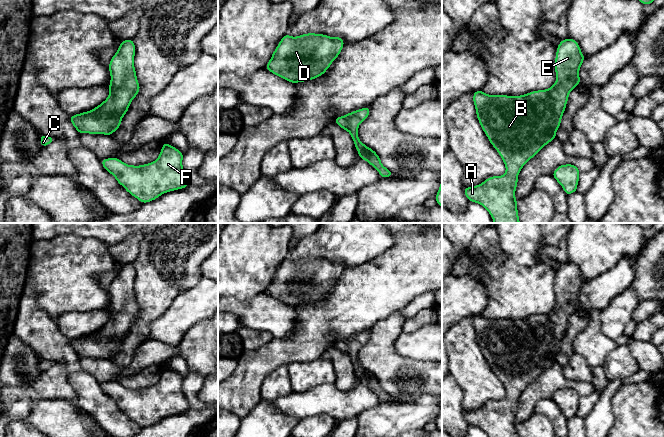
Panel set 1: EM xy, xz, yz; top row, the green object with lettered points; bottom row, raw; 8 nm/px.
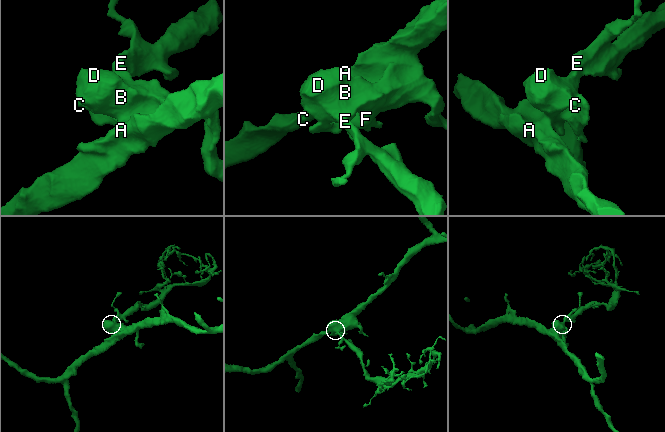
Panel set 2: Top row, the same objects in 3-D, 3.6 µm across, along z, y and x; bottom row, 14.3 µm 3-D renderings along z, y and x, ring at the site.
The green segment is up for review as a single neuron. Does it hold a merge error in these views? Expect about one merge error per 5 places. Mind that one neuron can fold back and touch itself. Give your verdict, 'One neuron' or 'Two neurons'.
One neuron

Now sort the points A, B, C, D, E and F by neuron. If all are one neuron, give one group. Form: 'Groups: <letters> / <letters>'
Groups: A B C D E F

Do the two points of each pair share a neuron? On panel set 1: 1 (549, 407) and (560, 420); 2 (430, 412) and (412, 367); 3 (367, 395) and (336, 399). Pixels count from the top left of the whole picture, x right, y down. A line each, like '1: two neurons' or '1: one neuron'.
1: one neuron
2: two neurons
3: one neuron

